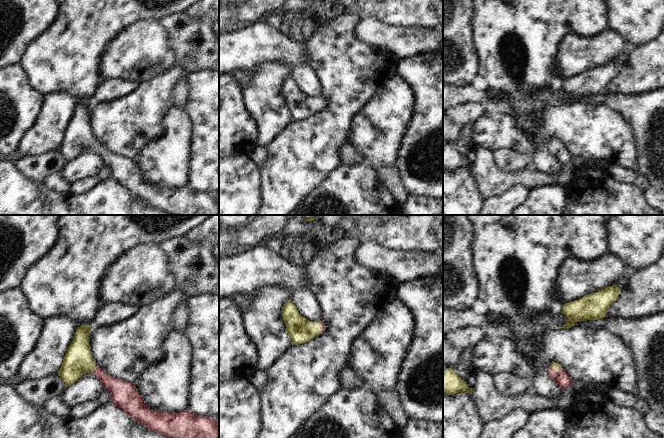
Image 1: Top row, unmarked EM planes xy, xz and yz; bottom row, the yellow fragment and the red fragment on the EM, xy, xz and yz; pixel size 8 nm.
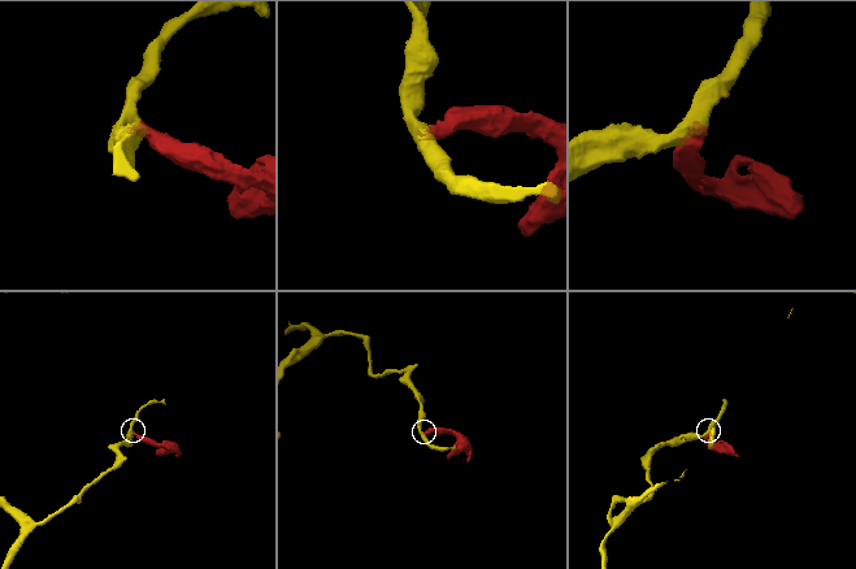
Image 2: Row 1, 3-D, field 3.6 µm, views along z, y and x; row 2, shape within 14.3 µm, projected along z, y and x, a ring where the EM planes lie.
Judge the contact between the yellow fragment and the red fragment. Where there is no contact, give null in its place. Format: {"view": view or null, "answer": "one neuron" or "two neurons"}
{"view": "xy", "answer": "one neuron"}

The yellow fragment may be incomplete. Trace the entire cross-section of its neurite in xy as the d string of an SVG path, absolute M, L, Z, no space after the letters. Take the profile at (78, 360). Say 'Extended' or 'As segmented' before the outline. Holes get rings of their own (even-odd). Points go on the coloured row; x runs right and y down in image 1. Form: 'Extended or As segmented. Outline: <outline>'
Extended. Outline: M90 325L77 327L60 370L66 387L75 383L84 373L91 372L110 391L110 399L131 418L149 430L169 438L219 438L215 418L198 416L188 409L179 413L160 413L148 408L137 388L129 382L108 375L96 365L89 344Z

